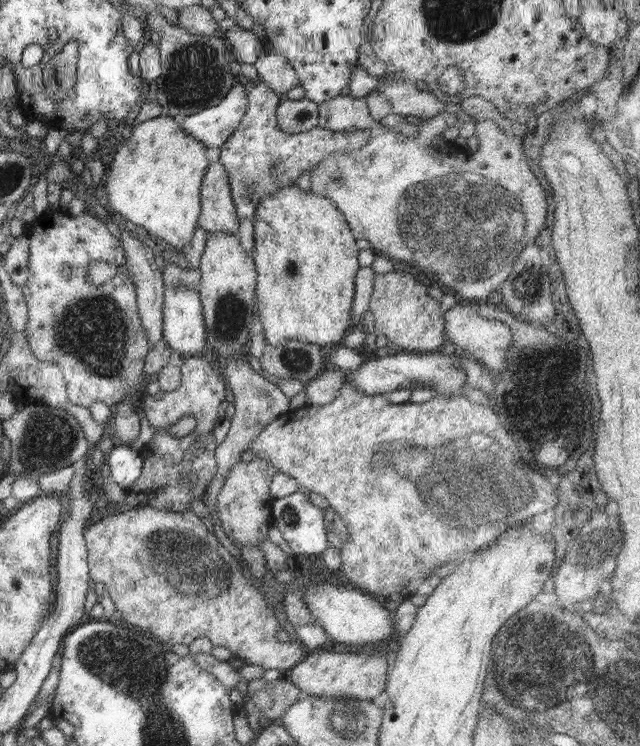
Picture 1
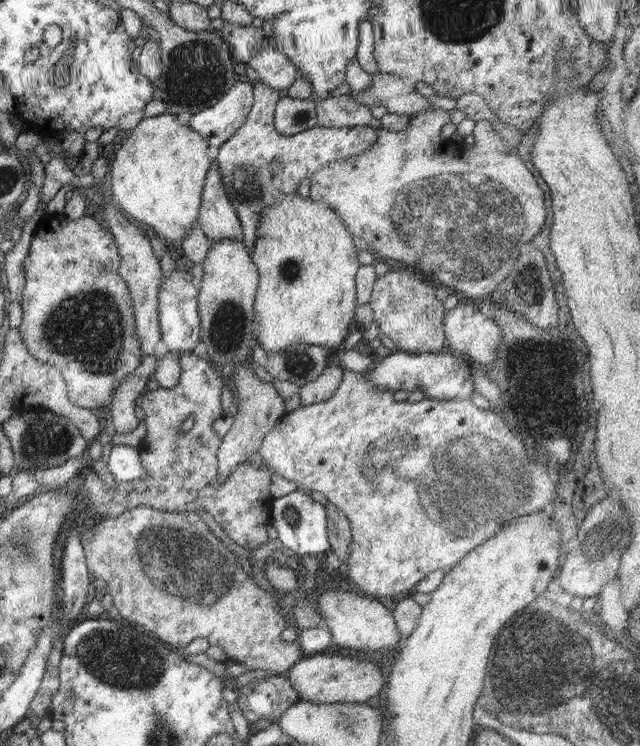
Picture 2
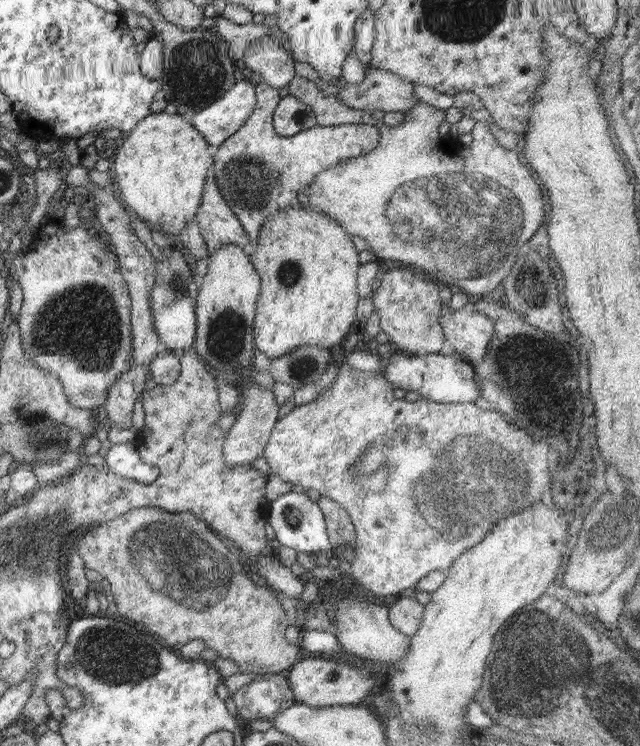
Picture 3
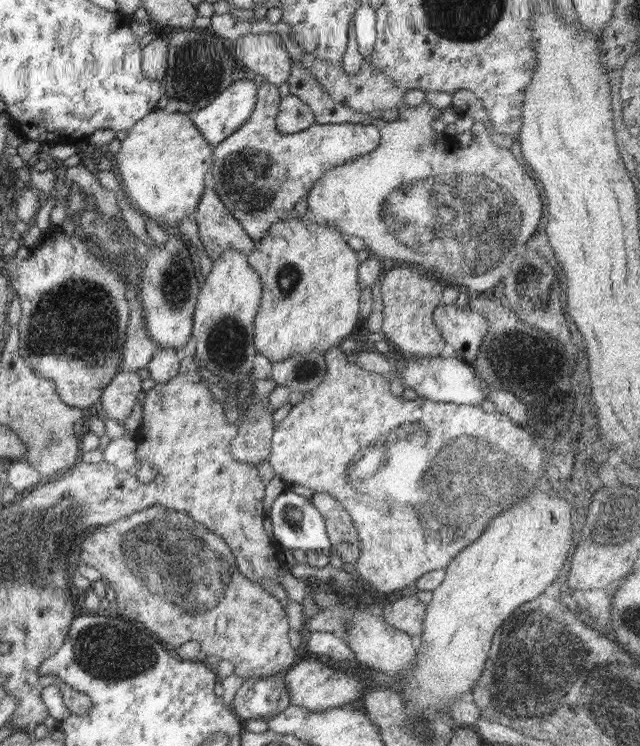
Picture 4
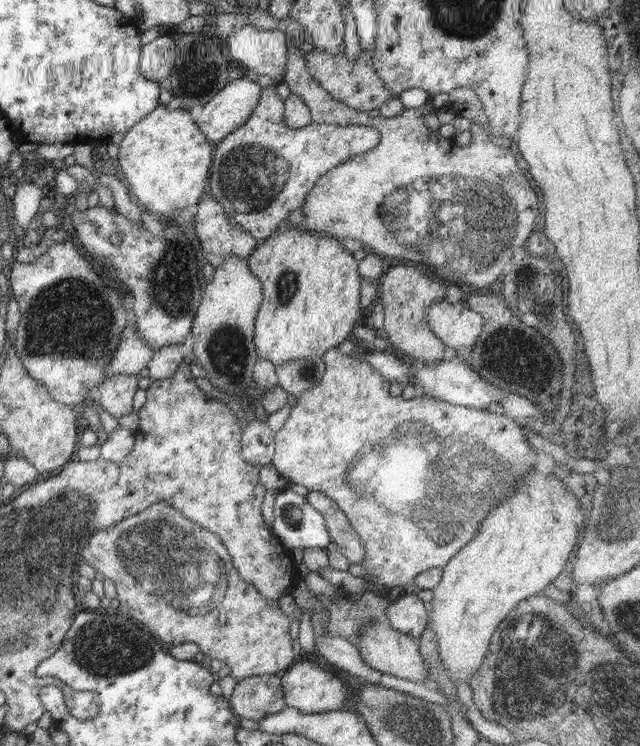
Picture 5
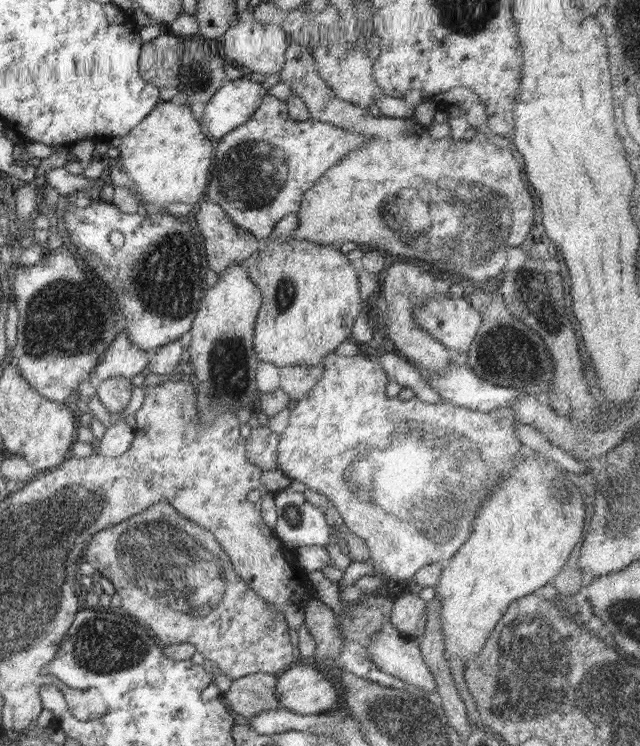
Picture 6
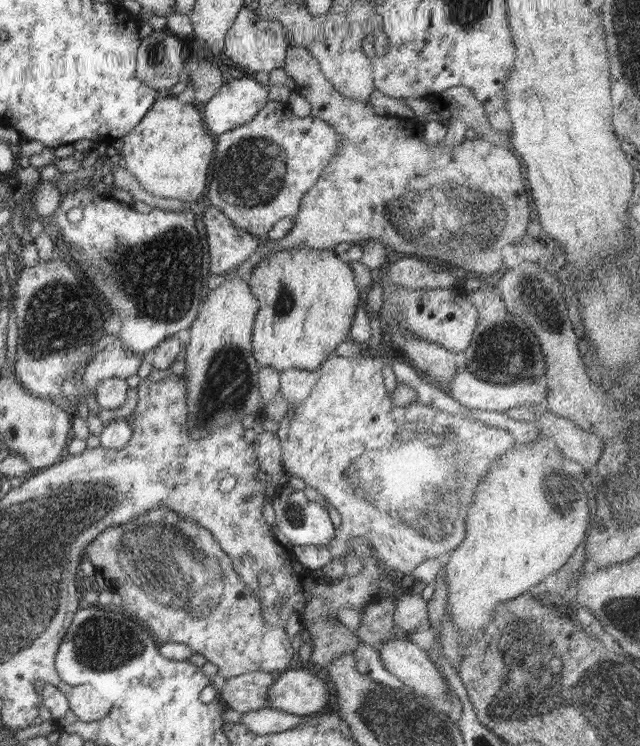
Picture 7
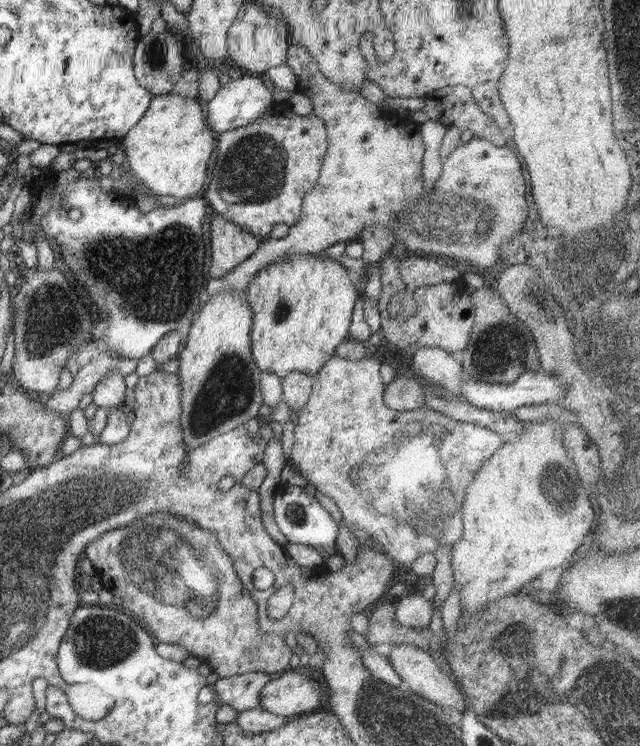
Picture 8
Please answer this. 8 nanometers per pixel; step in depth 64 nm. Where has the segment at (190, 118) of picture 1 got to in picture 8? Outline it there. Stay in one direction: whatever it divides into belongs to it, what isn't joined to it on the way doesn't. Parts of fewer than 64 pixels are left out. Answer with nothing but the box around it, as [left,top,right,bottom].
[204,74,273,134]

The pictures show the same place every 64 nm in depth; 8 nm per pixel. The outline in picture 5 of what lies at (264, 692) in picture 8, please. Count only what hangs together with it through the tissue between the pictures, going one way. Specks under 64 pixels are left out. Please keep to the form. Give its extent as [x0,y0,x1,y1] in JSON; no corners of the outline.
[282,661,350,714]

